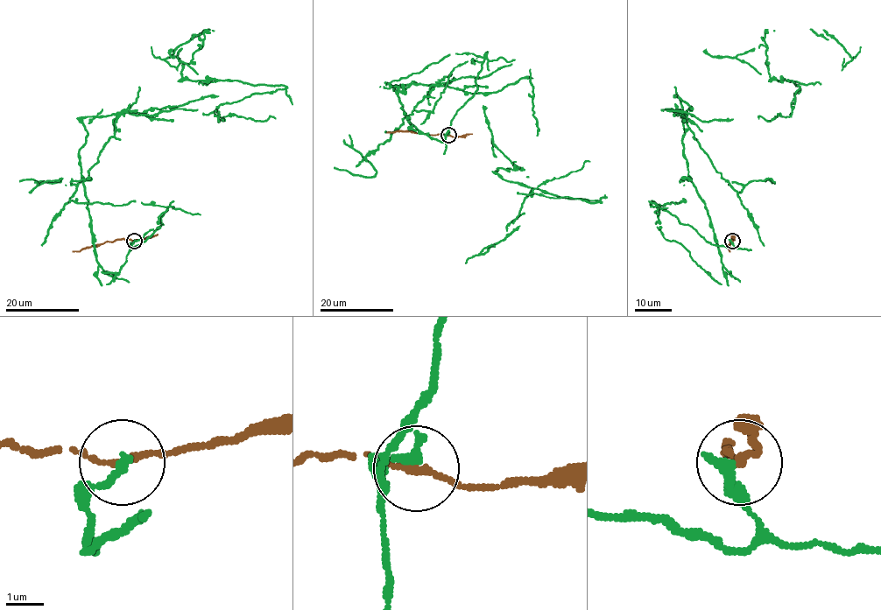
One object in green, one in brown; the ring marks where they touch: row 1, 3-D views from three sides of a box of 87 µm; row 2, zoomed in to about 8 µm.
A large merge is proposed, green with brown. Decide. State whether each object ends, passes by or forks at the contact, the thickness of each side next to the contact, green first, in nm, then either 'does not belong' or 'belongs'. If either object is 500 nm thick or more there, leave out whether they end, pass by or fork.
green ends there; brown passes by; 260 nm thick on the green side, 160 nm on the other; does not belong

